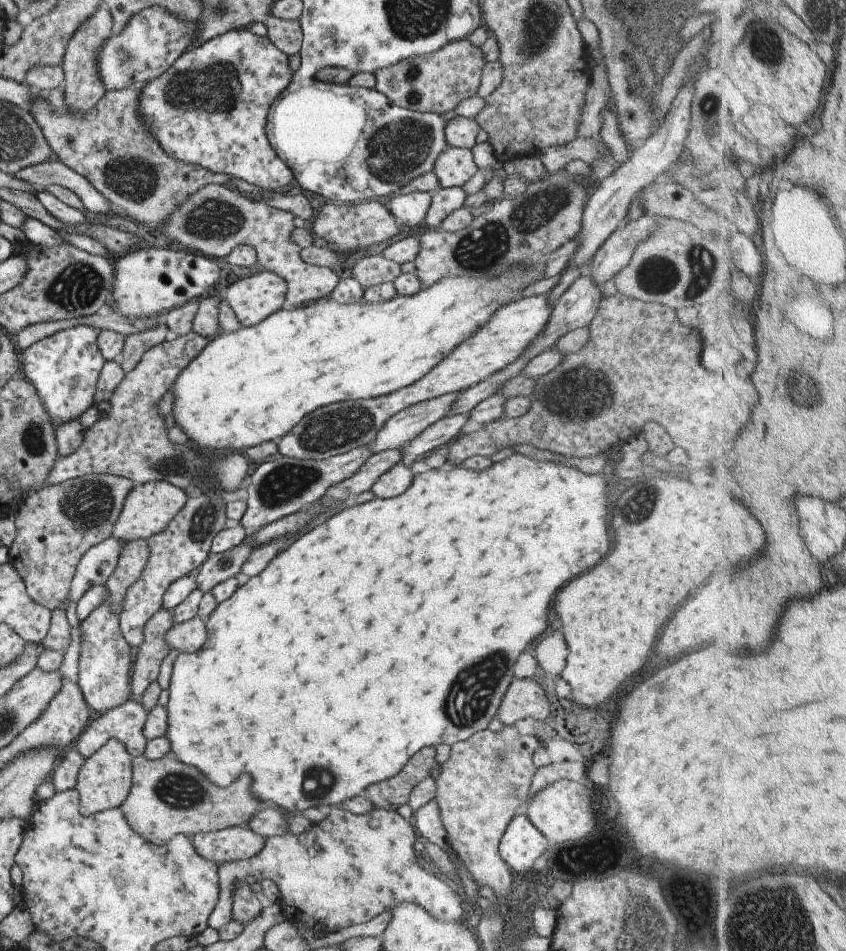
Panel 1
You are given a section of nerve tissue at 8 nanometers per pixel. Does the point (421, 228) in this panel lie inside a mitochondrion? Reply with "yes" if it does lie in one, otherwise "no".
no

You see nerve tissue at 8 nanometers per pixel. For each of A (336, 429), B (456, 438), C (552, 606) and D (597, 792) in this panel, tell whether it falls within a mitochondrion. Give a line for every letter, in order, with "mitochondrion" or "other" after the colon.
A: mitochondrion
B: other
C: other
D: other

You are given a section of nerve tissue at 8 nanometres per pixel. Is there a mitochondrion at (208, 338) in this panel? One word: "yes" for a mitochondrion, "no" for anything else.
no

